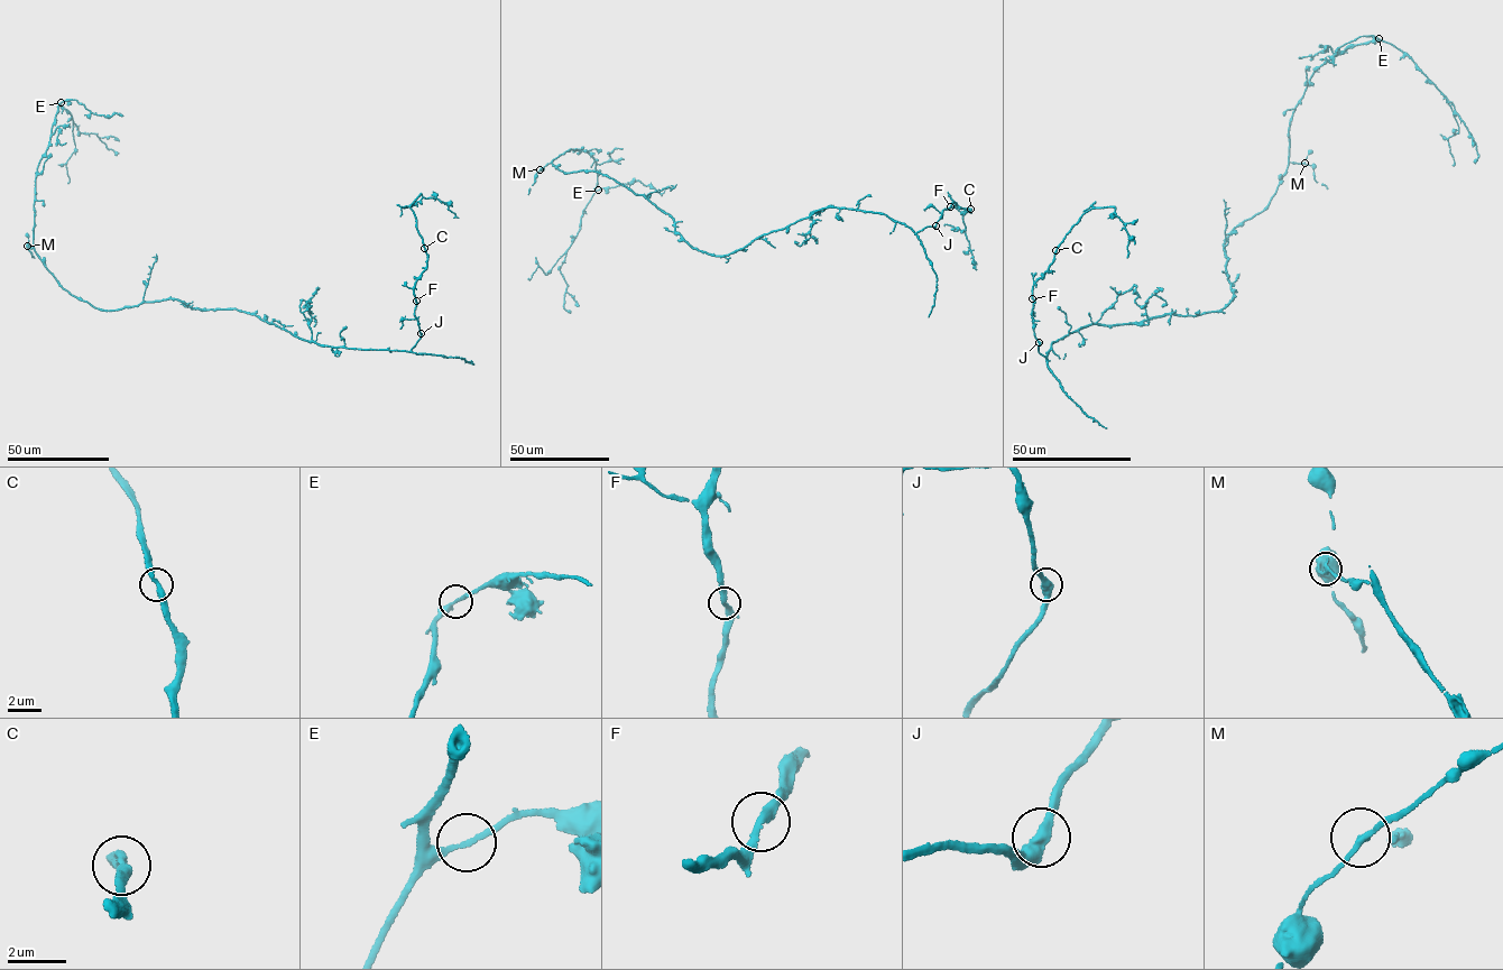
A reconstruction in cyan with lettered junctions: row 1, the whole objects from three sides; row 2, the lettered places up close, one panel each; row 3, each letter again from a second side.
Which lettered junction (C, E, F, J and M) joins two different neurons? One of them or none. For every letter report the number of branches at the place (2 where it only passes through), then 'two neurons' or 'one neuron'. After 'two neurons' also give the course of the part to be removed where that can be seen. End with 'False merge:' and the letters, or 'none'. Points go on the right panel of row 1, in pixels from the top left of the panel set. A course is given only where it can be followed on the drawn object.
C: branches 2; one neuron
E: branches 2; one neuron
F: branches 2; one neuron
J: branches 2; one neuron
M: branches 2; one neuron
False merge: none

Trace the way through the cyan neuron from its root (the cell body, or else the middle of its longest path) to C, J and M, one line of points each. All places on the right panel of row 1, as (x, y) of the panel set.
C: (1232, 290), (1229, 303), (1215, 312), (1084, 326), (1050, 345), (1047, 361), (1034, 331), (1032, 293), (1056, 250)
J: (1232, 290), (1229, 303), (1215, 312), (1084, 326), (1050, 345), (1047, 361), (1039, 352), (1039, 342)
M: (1232, 290), (1224, 243), (1233, 229), (1266, 208), (1289, 163), (1303, 163)

